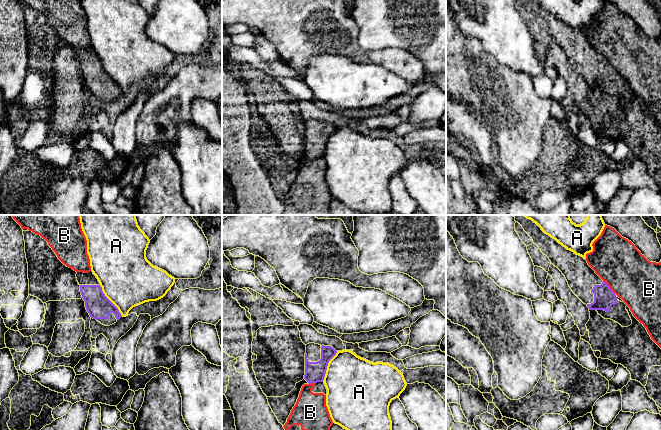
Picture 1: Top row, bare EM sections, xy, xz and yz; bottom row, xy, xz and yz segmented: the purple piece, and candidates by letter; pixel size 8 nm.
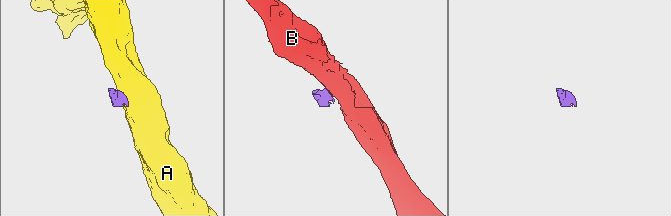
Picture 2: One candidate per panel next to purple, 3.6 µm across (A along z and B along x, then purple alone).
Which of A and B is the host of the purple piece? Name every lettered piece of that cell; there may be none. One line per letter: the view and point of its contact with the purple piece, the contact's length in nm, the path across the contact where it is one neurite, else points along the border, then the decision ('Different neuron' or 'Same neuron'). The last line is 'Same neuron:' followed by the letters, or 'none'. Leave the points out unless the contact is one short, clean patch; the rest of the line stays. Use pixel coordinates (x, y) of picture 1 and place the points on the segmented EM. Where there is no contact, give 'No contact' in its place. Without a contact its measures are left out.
A: Touches purple at xy (110, 301). Shared border 320 nm. Boundary: xy (99, 285), (104, 295), (122, 316). Different neuron
B: Touches purple at yz (609, 287). Shared border 150 nm. Boundary: yz (603, 280), (615, 293). Different neuron
Same neuron: none

